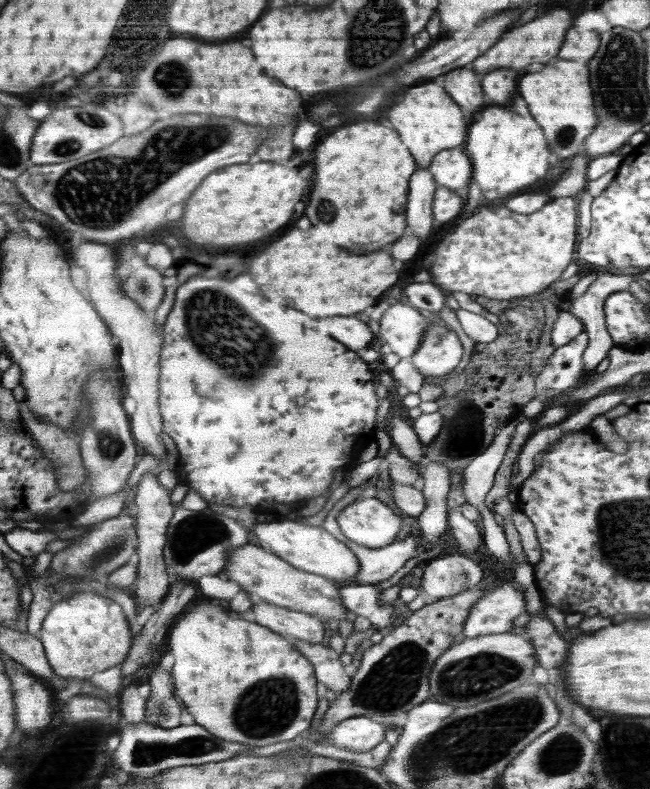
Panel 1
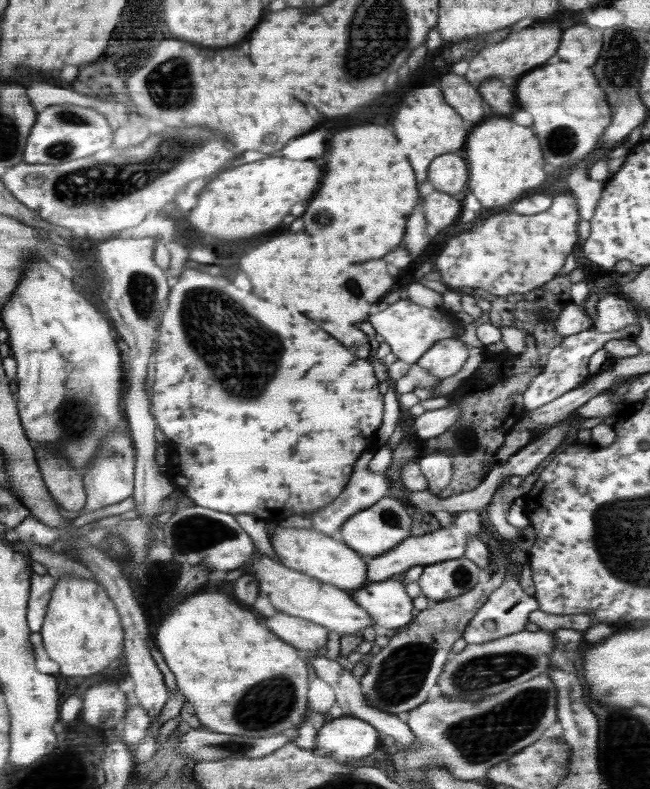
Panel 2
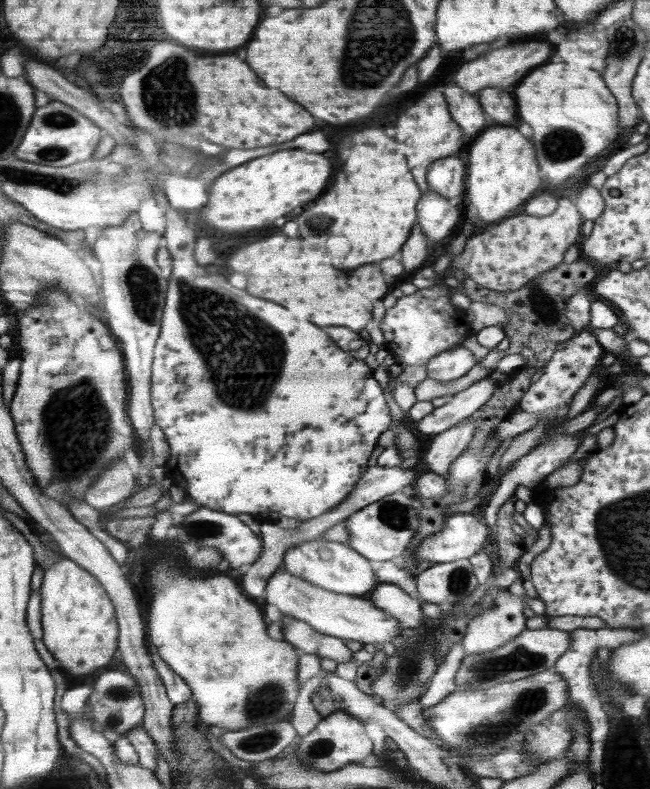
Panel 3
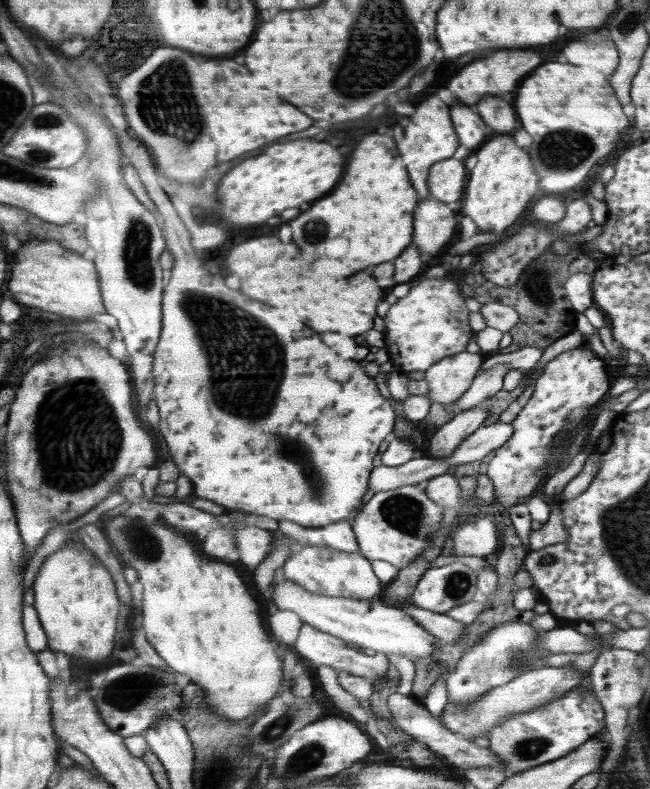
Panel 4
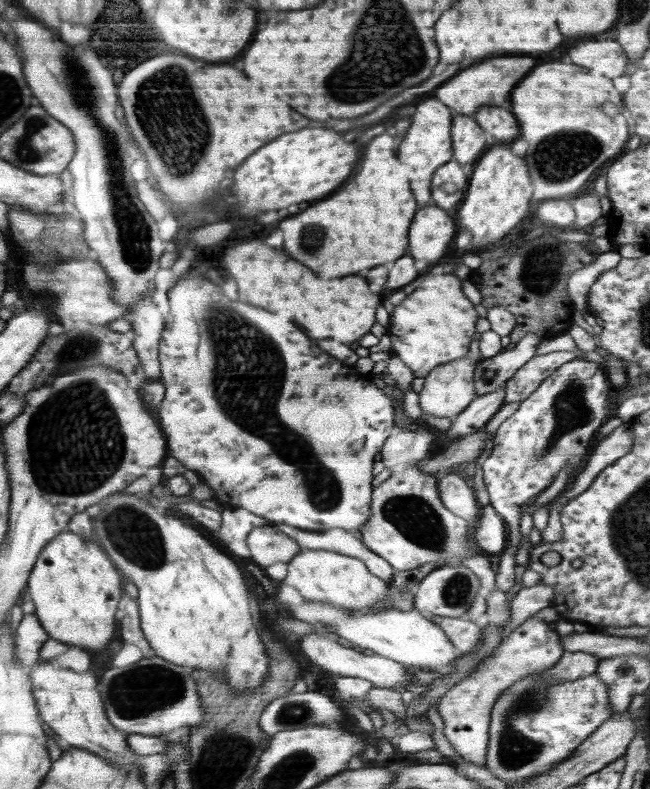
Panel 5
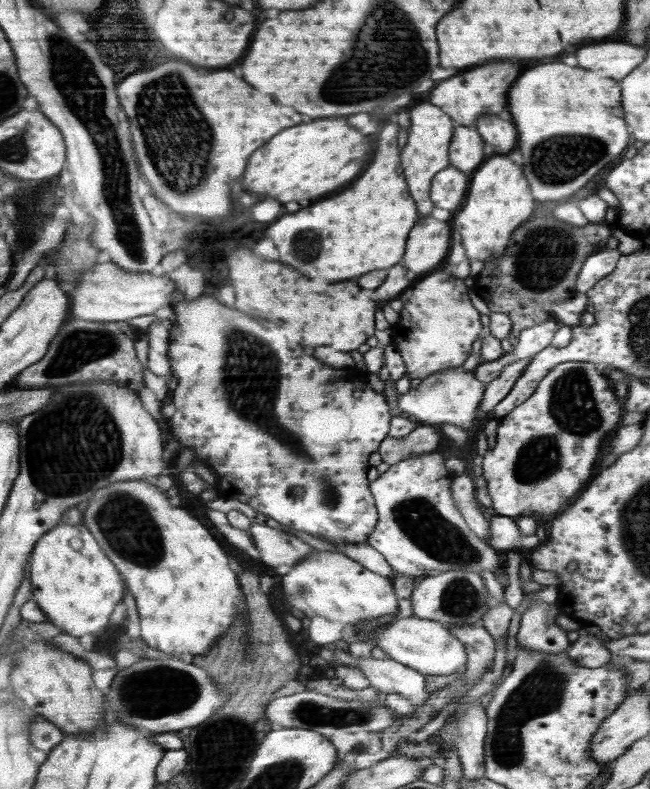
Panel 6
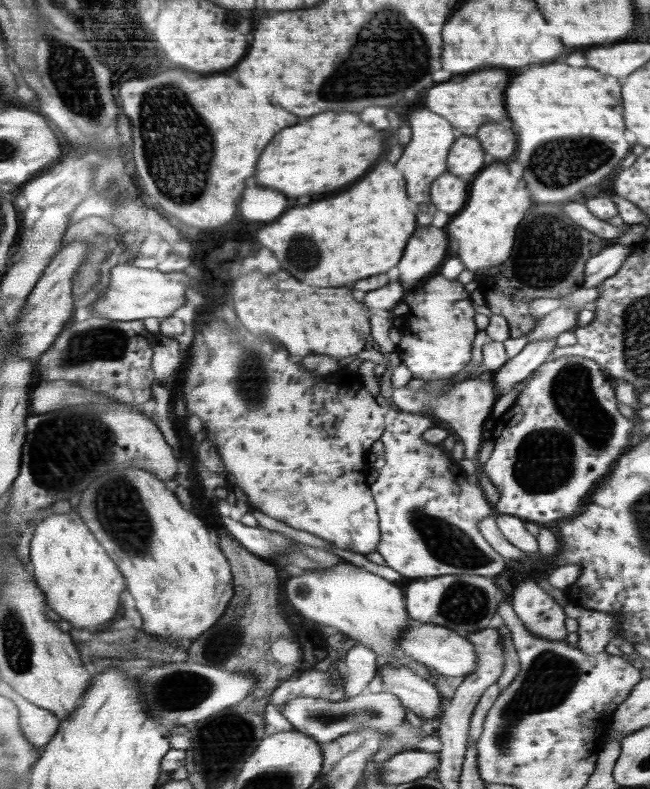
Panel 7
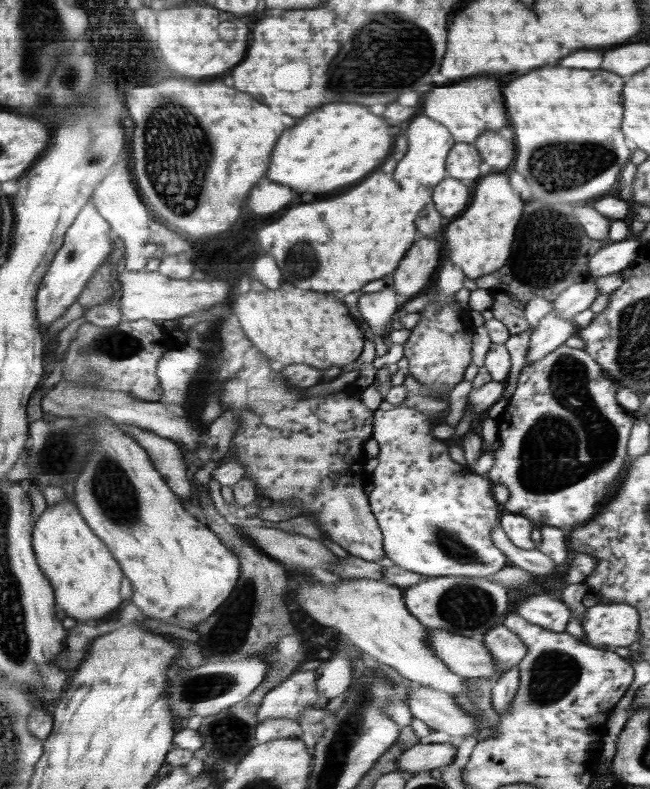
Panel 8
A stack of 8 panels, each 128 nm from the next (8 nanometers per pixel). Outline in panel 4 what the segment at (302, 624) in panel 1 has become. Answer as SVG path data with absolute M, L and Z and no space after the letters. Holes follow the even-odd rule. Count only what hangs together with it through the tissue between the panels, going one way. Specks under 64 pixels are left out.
M304 623L299 630L297 639L292 647L299 652L300 656L314 663L318 667L322 664L332 666L337 672L345 670L350 674L362 676L366 679L380 680L380 677L385 678L386 669L390 664L383 652L377 652L374 656L368 656L363 652L363 649L357 651L347 646L347 643L337 636L327 632L319 631L317 628Z

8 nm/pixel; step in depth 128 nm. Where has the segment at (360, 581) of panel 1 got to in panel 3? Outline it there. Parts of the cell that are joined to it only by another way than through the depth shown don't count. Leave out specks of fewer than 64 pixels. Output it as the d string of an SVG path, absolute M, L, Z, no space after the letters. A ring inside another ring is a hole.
M448 514L442 529L421 540L412 557L432 564L468 559L480 552L488 535L488 526L472 514Z

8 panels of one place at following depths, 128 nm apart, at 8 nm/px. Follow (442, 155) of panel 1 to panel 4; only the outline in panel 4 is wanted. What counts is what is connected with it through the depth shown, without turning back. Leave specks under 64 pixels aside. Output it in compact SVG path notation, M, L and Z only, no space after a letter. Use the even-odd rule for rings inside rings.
M452 157L441 160L430 167L430 176L428 176L430 194L436 200L450 206L450 202L456 202L458 198L462 200L467 177L468 170L464 160Z

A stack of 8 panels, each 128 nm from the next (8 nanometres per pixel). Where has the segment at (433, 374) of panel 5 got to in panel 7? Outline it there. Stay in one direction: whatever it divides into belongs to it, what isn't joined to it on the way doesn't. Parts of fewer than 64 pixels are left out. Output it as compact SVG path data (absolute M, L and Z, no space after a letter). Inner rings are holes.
M478 375L462 376L447 391L439 391L438 388L443 382L433 383L427 381L425 387L420 390L411 390L406 387L393 390L390 398L392 404L402 412L415 412L432 418L438 418L451 425L455 432L455 439L462 440L465 446L465 458L477 459L478 452L483 445L483 426L491 414L490 408L494 406L498 394L494 390L492 380L483 381Z

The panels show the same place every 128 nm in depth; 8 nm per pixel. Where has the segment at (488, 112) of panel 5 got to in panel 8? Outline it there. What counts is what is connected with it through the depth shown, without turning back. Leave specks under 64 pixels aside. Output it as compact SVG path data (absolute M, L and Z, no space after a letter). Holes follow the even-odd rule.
M484 132L474 143L480 156L483 158L484 170L492 166L492 172L506 170L514 160L514 142L500 136L499 132Z

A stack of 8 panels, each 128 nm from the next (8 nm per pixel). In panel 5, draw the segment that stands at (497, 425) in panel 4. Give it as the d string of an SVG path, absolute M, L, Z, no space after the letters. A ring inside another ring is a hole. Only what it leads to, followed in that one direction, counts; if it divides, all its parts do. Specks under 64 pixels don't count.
M484 428L478 429L461 440L452 442L446 448L446 452L432 458L415 461L415 464L418 464L419 470L426 474L437 474L438 472L443 475L445 470L454 464L476 461L486 446L488 435Z

